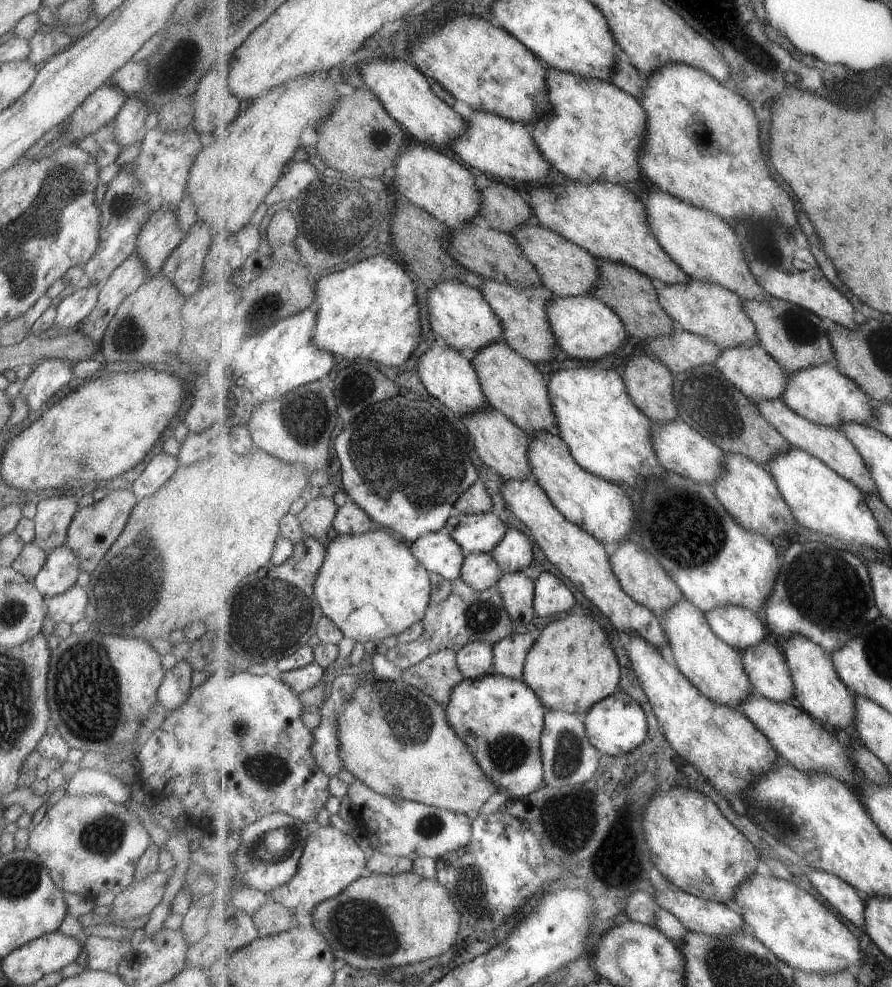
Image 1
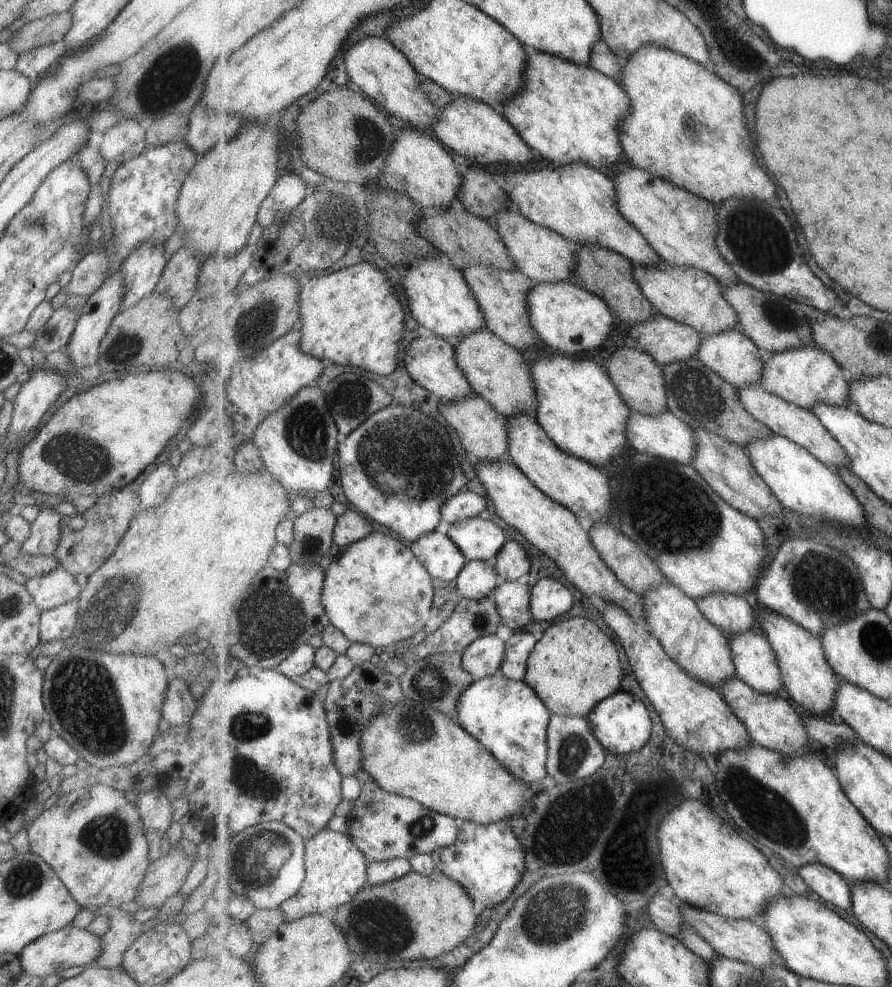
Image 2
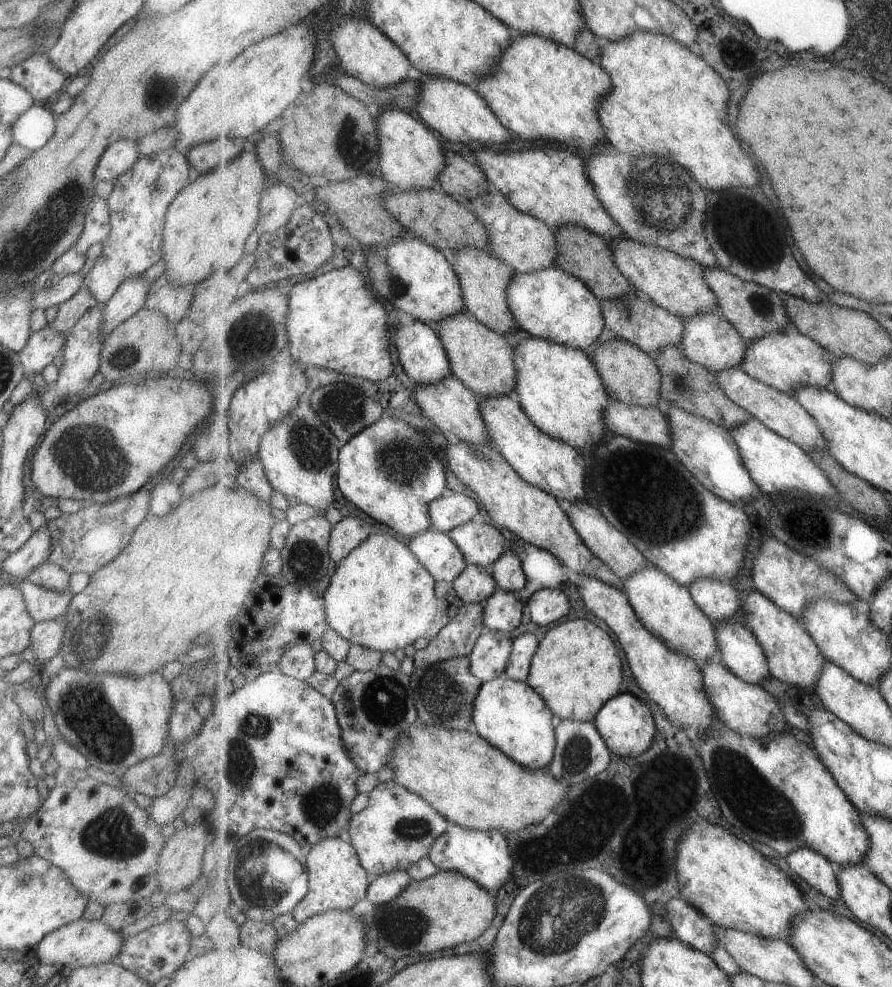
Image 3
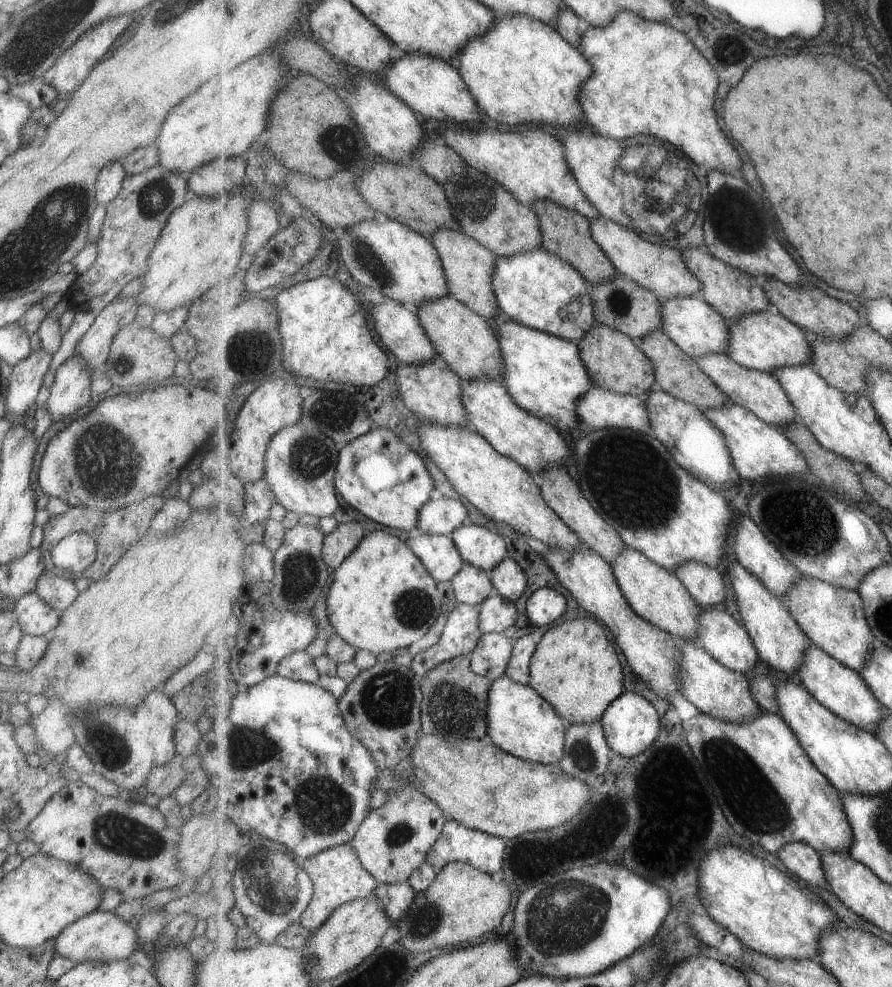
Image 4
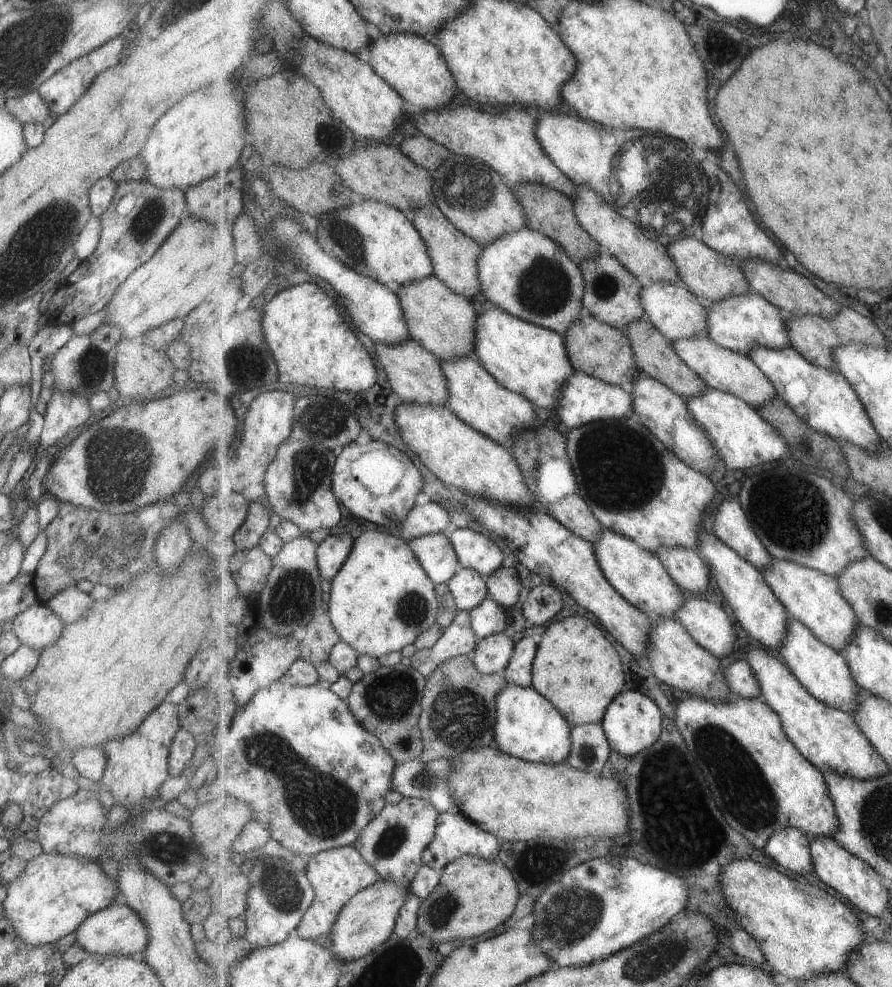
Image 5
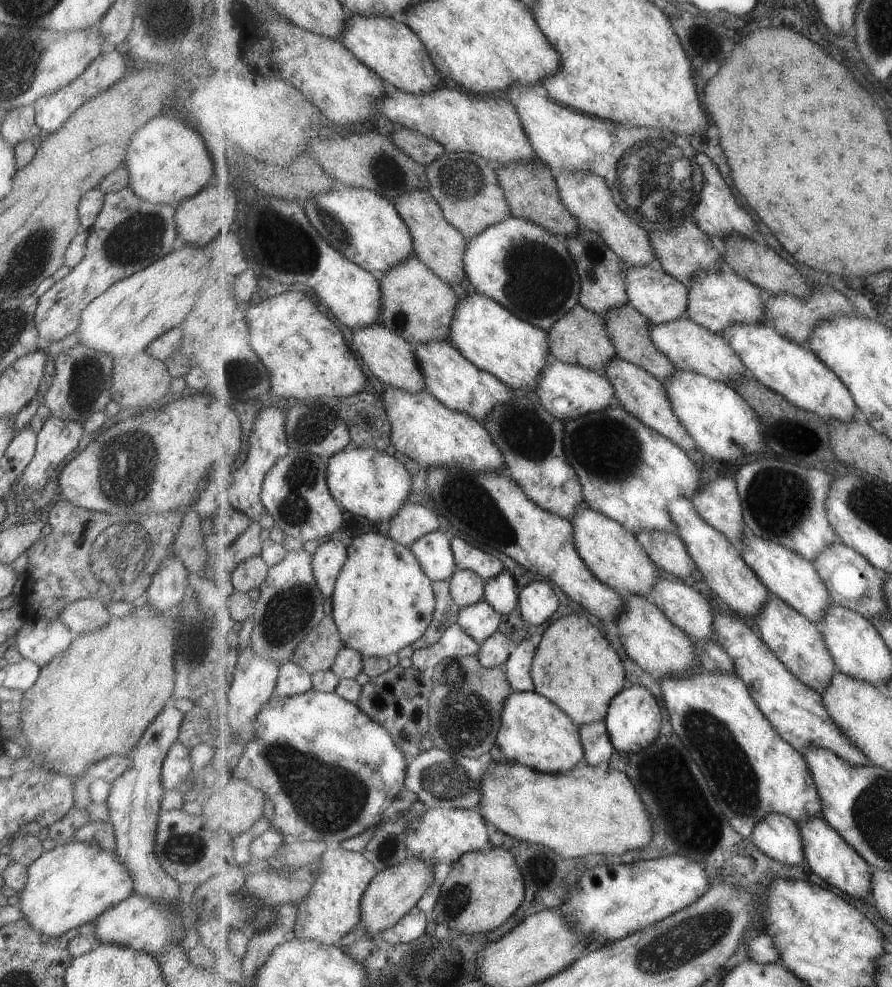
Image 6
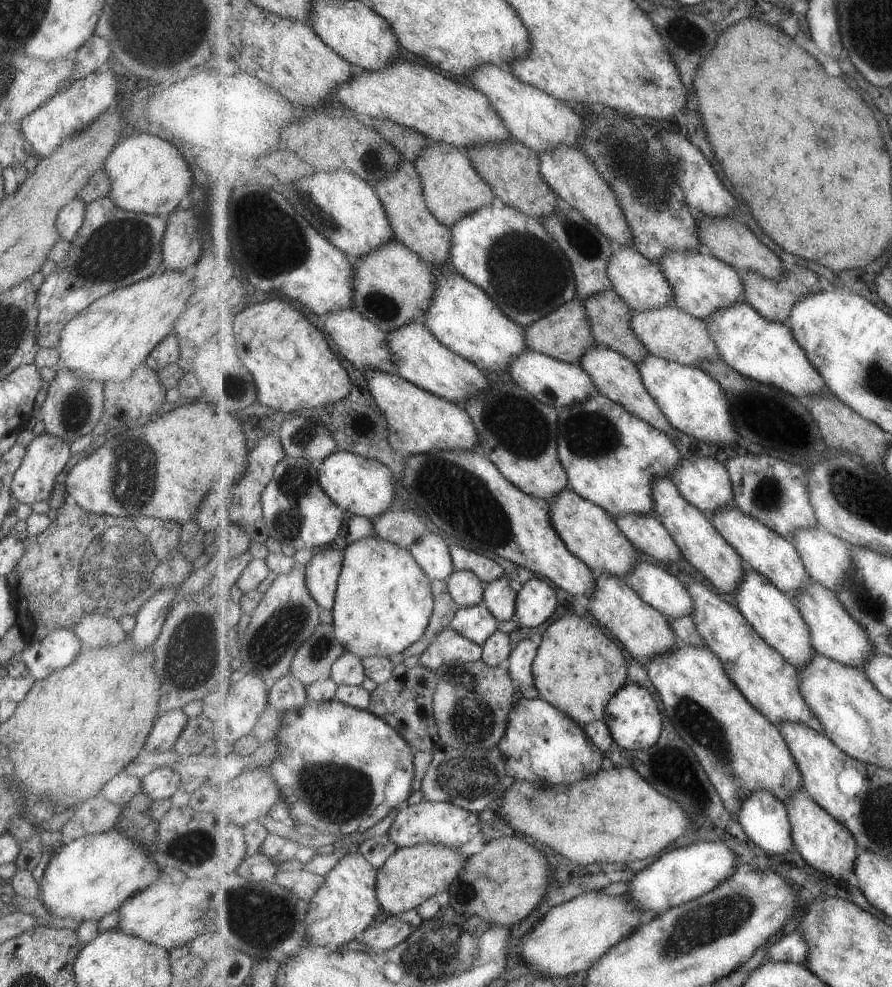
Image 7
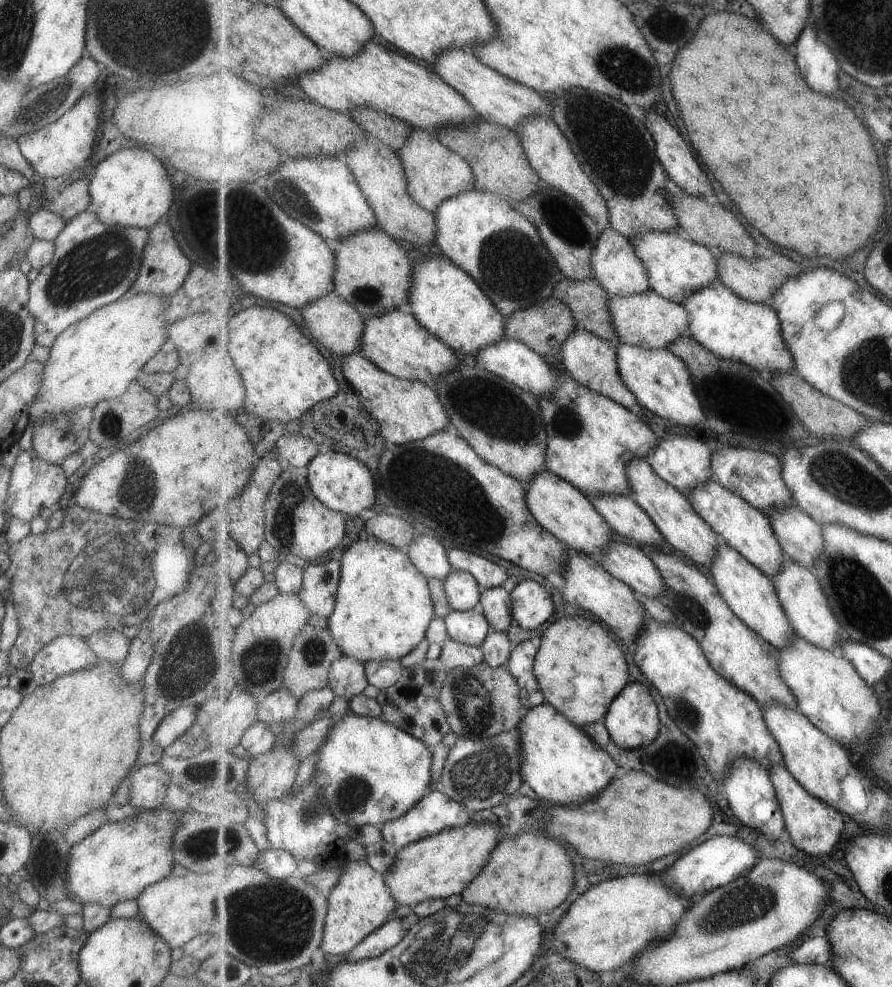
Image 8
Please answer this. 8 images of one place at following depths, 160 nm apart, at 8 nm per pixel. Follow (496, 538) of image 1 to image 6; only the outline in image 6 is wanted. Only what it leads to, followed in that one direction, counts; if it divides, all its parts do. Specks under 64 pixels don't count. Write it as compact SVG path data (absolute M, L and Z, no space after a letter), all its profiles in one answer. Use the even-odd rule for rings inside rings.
M454 533L452 547L458 568L474 570L486 581L499 576L505 570L505 566L499 558L488 554L485 550L471 546L469 541L457 533Z

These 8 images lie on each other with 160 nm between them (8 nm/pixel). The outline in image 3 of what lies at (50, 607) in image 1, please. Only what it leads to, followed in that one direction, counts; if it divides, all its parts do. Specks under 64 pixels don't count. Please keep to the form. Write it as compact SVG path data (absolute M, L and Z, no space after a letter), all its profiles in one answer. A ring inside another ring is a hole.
M64 615L46 621L39 621L33 625L30 630L28 648L33 651L39 661L37 668L41 668L43 663L58 653L64 637L64 630Z

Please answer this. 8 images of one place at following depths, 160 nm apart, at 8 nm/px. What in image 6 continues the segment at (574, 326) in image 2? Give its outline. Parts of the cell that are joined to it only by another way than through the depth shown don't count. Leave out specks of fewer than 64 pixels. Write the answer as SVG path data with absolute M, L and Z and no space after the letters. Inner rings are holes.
M509 216L469 242L464 261L475 290L495 299L521 320L548 331L580 304L582 278L576 260L566 240L554 232Z

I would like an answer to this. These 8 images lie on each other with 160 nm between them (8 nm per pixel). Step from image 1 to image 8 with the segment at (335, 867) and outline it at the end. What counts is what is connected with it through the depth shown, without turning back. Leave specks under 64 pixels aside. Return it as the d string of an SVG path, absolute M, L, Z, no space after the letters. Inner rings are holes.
M367 860L348 861L339 882L327 898L328 915L321 948L326 956L336 954L343 959L367 936L382 927L389 920L391 912L399 907L384 875L377 872Z

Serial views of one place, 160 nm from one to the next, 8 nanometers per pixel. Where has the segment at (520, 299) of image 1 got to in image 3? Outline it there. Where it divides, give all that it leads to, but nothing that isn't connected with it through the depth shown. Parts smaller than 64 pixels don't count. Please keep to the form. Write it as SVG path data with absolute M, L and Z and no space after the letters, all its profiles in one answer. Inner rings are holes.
M462 247L454 250L454 254L454 265L464 290L465 310L489 328L506 336L519 330L516 316L508 303L508 288L517 274L516 269L494 254L477 247Z

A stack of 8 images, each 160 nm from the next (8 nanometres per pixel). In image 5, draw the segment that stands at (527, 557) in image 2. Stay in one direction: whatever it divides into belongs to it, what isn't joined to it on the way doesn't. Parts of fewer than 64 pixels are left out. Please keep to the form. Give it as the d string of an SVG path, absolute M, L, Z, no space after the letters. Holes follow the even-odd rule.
M503 564L488 577L489 598L506 608L514 607L520 601L523 589L520 572L513 566Z

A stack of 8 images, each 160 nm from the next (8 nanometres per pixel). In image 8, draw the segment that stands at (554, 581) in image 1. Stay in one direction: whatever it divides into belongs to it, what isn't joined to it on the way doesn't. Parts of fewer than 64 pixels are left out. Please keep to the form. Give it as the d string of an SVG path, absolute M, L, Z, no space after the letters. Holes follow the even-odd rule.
M522 580L511 594L514 618L522 628L535 630L555 614L553 596L537 580Z

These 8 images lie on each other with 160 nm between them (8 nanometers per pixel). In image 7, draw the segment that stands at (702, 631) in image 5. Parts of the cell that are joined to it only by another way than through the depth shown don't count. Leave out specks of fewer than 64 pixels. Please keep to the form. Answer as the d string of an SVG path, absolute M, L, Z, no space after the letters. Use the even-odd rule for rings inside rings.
M639 557L636 568L625 579L645 602L653 605L665 617L681 618L692 616L695 612L689 590L677 576L657 564L650 564Z

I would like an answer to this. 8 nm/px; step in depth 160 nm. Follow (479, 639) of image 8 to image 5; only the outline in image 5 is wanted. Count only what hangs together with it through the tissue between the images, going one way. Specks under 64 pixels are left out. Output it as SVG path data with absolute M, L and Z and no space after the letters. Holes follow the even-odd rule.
M487 598L479 606L470 610L472 627L479 639L495 633L503 633L508 627L509 609L501 606L495 599Z

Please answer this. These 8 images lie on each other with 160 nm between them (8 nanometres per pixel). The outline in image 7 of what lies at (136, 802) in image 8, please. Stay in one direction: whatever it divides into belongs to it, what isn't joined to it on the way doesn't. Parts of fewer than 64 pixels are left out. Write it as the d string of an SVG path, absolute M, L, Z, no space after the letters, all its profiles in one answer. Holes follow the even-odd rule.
M157 767L140 779L140 788L150 800L171 798L180 788L179 775L171 767Z

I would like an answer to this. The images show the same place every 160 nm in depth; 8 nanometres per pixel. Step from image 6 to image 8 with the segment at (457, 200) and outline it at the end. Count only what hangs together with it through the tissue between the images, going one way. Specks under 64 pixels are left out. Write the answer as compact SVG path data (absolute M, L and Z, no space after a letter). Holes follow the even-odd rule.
M415 127L409 140L401 150L397 150L397 154L407 174L409 196L429 211L435 212L441 206L441 202L451 196L476 190L471 164L462 155L442 144L436 135L430 134L427 130Z

